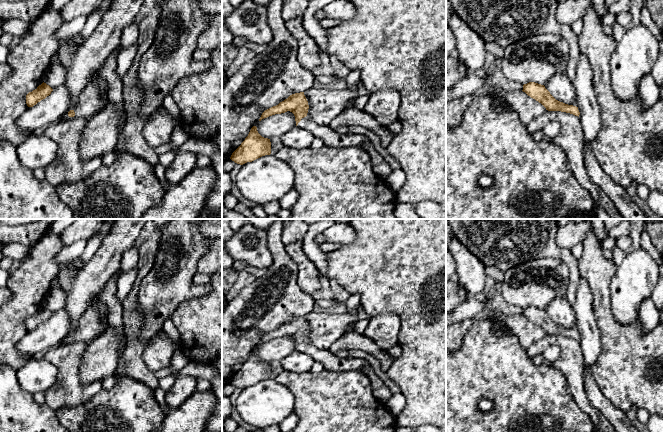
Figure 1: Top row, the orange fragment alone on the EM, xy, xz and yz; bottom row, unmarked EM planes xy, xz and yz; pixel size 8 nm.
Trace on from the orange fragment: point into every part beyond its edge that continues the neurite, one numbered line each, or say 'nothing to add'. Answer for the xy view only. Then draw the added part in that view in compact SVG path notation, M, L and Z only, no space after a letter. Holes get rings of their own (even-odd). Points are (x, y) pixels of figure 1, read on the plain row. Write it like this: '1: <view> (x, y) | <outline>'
1: xy (90, 327) | M96 309L86 311L79 321L75 339L94 341L109 326L108 320L103 326L100 321L99 312Z

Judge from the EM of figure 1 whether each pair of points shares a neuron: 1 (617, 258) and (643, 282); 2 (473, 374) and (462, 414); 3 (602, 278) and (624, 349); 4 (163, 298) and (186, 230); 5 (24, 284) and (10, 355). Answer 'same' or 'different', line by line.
1: different
2: same
3: same
4: same
5: same

